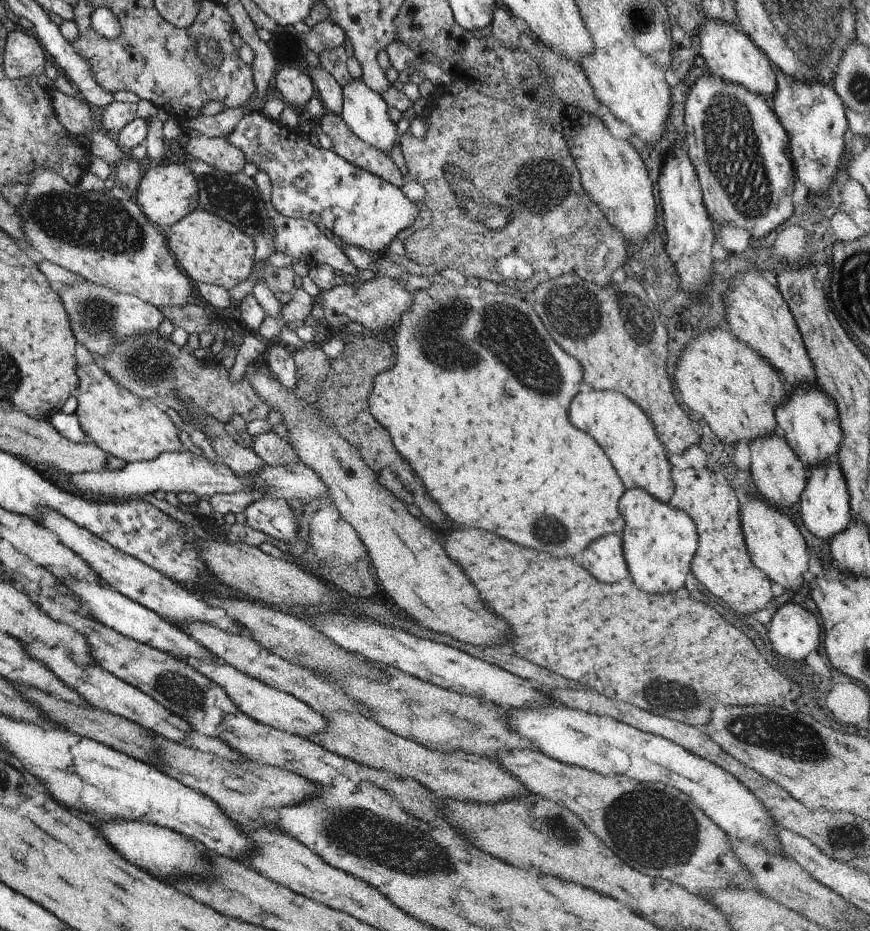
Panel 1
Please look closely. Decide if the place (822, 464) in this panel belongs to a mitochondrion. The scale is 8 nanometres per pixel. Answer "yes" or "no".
no

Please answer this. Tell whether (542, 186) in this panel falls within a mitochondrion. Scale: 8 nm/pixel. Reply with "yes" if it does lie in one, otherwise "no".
yes

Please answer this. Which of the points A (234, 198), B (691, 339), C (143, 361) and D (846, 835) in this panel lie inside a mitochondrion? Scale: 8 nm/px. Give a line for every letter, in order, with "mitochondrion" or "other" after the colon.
A: mitochondrion
B: other
C: mitochondrion
D: mitochondrion

